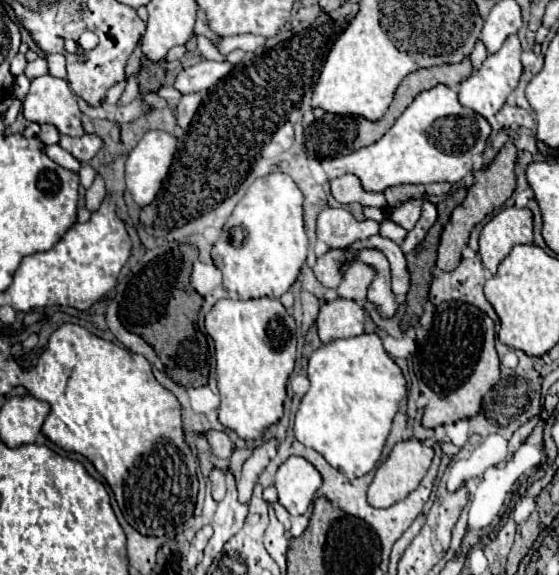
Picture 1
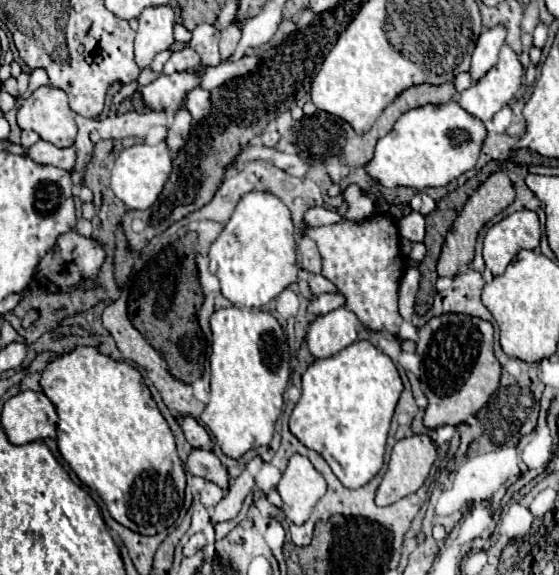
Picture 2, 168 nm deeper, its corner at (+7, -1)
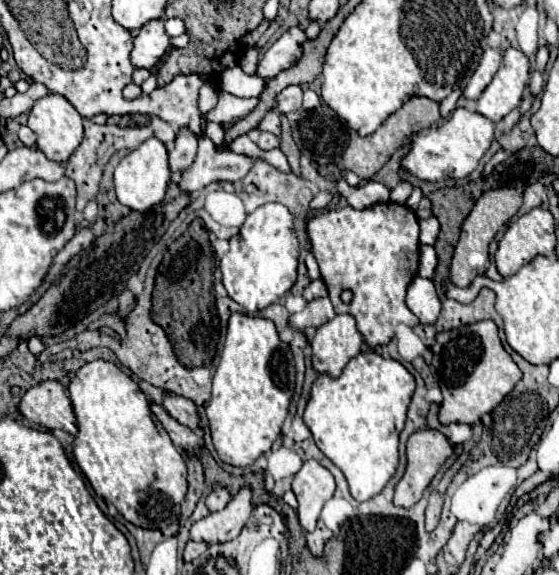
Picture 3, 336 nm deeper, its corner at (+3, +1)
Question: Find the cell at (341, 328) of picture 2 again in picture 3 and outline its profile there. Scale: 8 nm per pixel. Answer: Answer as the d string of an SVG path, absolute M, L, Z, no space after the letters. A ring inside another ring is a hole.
M336 315L316 329L310 345L314 369L338 377L346 363L362 351L362 335L358 333L352 315Z

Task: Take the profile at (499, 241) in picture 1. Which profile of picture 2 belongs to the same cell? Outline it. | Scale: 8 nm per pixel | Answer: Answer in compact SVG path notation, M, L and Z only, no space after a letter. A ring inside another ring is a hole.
M528 209L516 211L488 229L482 247L484 263L492 275L500 275L520 249L536 249L538 241L538 215Z

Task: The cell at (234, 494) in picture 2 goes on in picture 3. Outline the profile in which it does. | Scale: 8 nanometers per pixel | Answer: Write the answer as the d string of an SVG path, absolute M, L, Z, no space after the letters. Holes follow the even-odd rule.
M248 487L240 489L238 495L222 511L210 513L208 517L196 521L190 527L190 539L206 543L226 543L236 539L252 513L250 497L252 491Z

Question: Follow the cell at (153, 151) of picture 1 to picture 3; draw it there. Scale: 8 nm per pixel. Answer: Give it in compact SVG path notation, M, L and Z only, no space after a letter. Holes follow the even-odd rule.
M146 139L138 149L130 151L116 167L114 171L114 185L116 185L116 197L122 205L130 207L132 211L146 211L160 203L166 195L170 183L170 167L168 167L168 153L164 143L158 139Z

